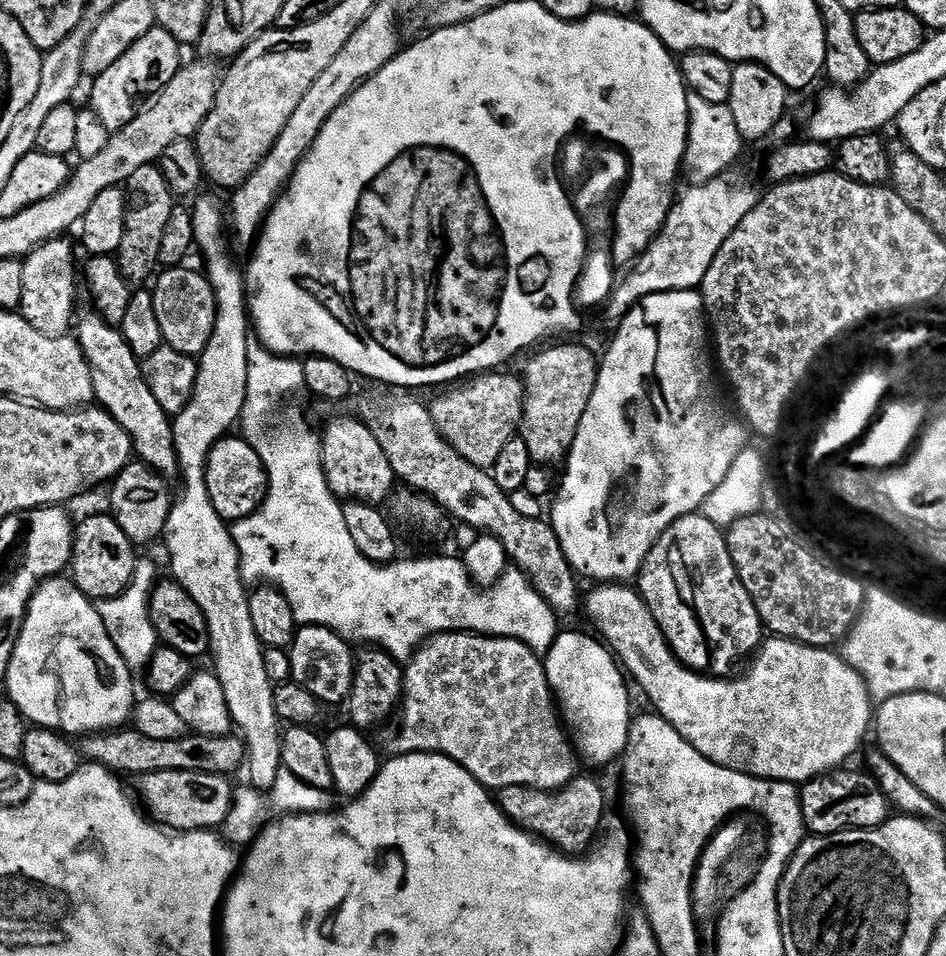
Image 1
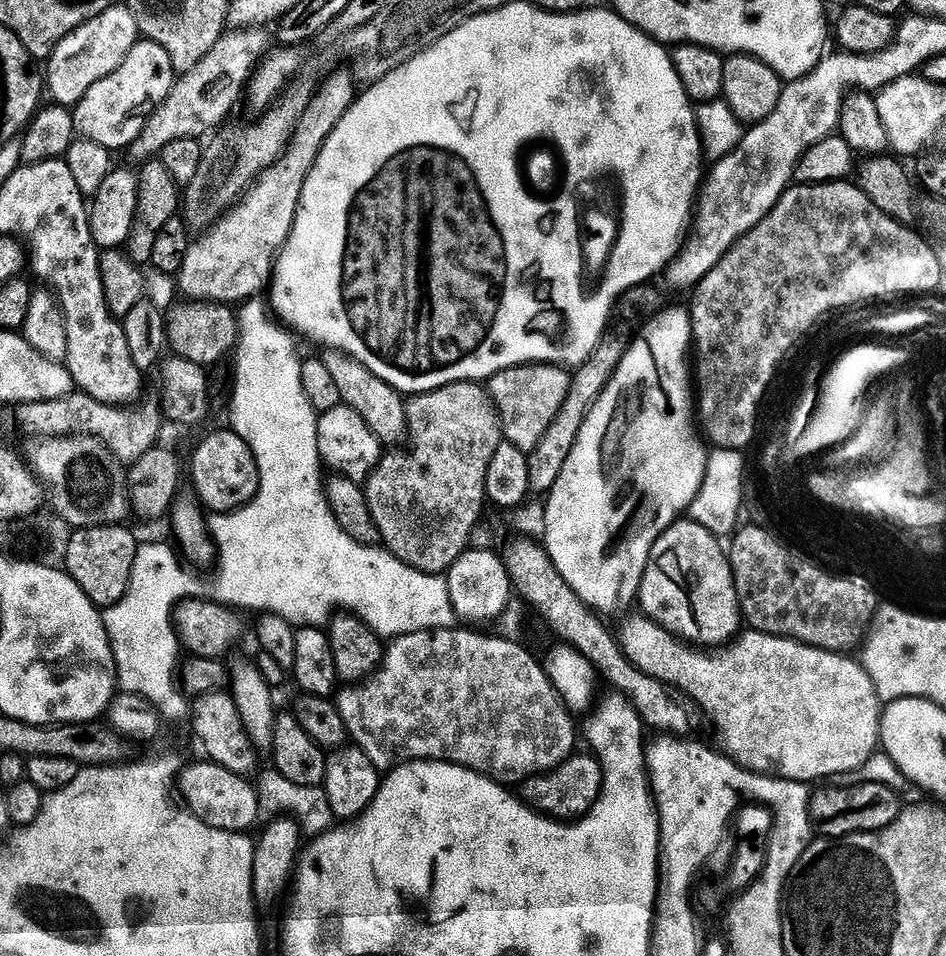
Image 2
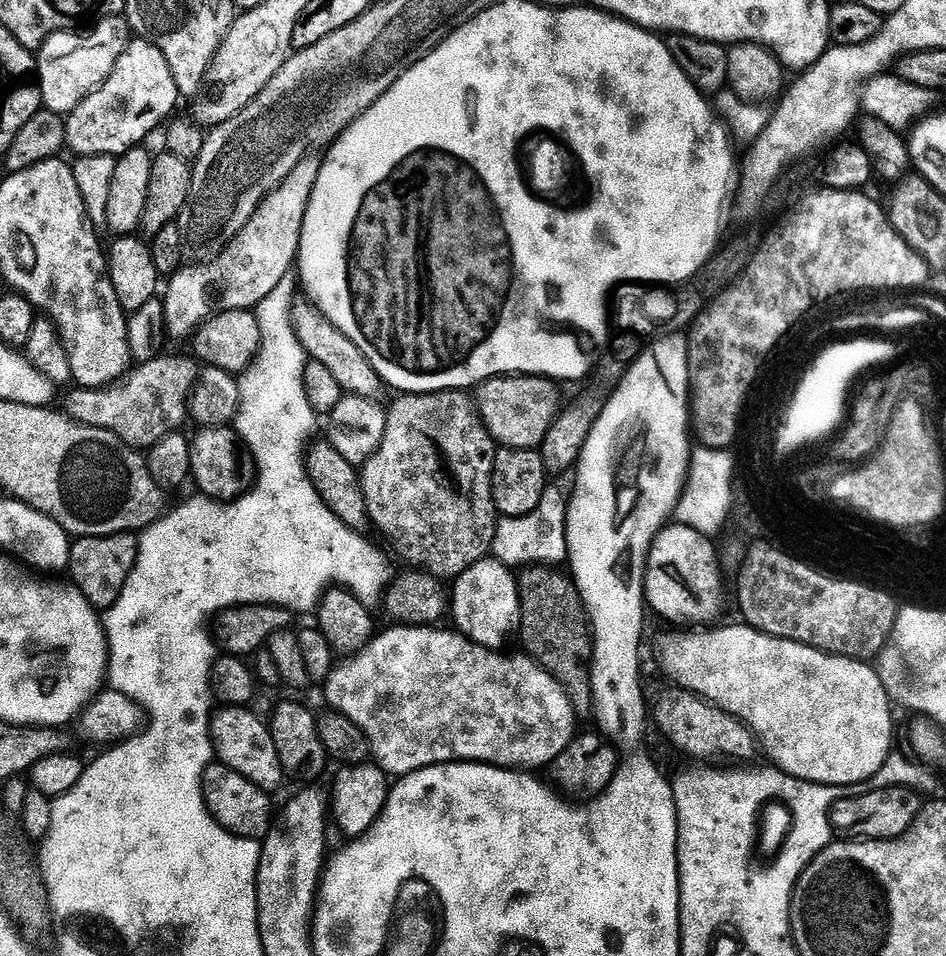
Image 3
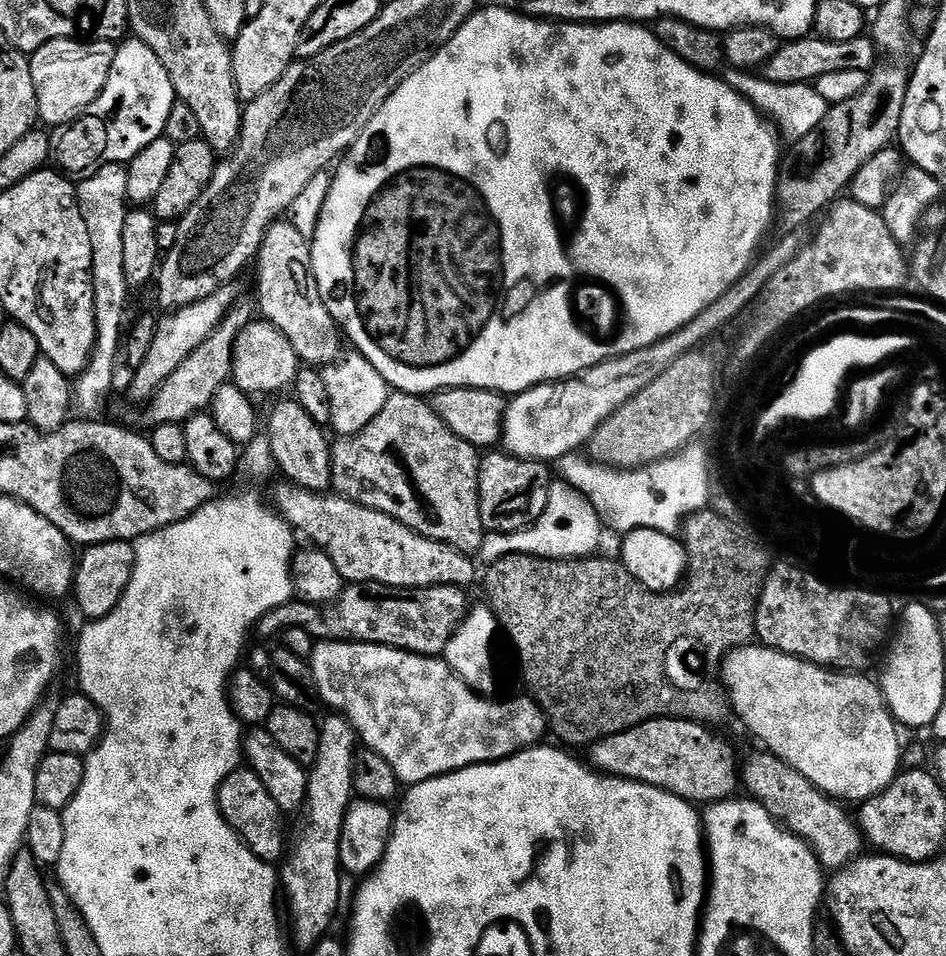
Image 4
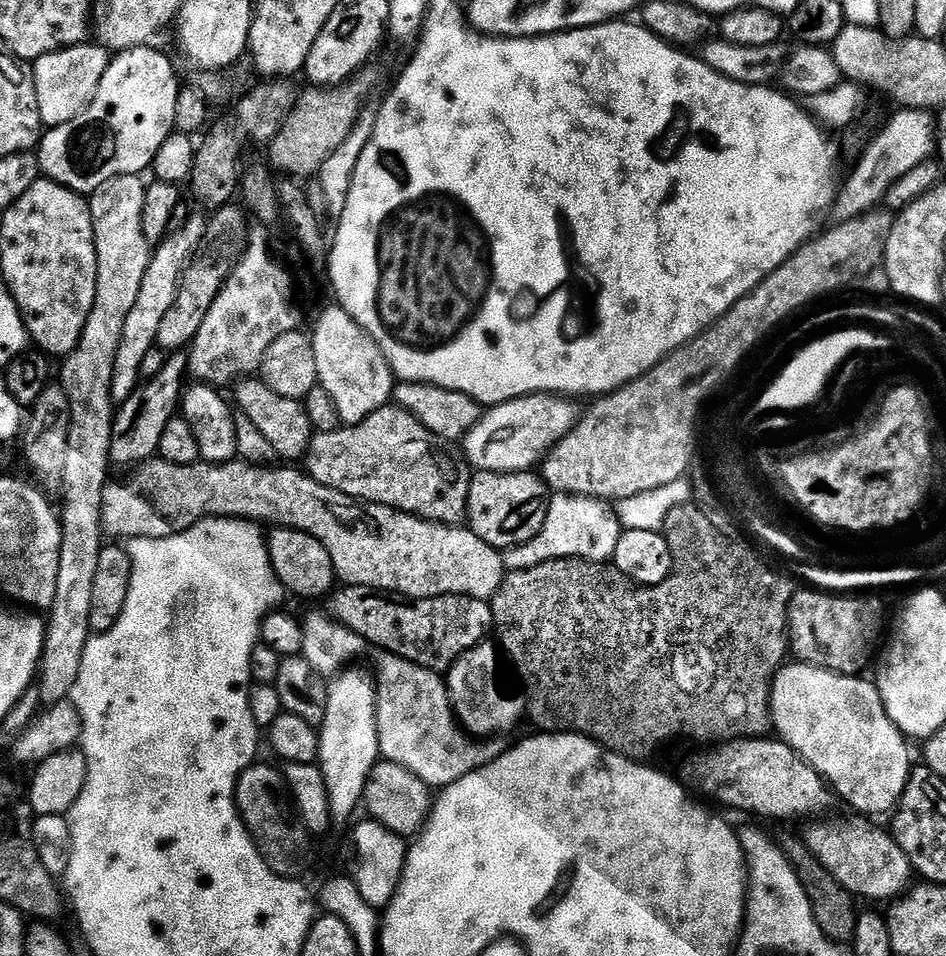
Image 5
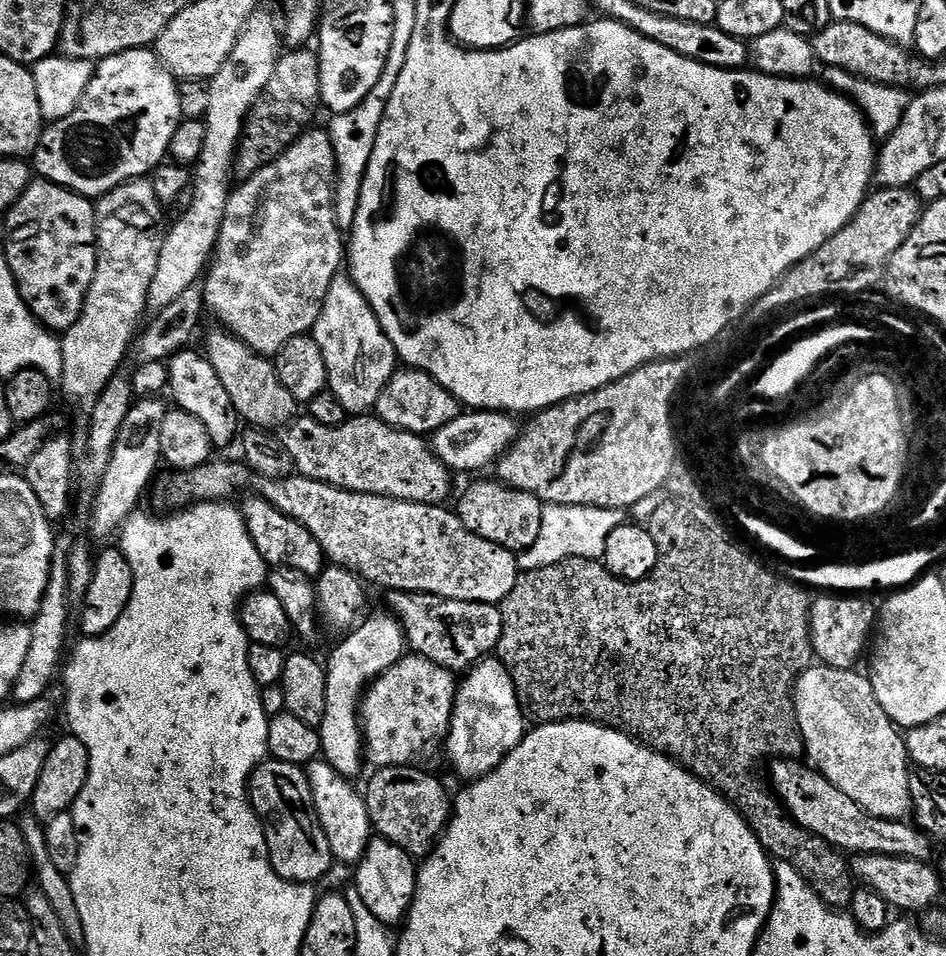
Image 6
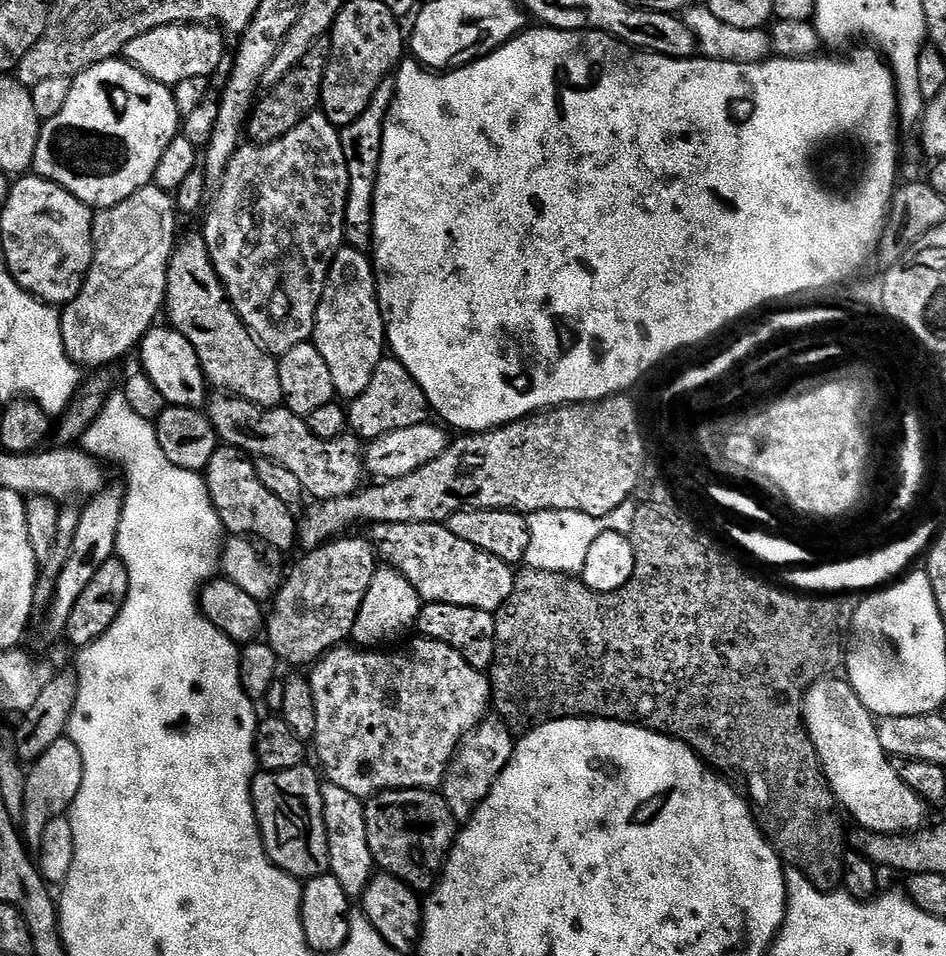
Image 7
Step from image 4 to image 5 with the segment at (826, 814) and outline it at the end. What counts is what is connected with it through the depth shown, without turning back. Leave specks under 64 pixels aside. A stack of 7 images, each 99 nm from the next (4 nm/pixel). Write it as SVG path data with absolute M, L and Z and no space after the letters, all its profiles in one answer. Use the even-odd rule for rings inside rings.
M852 818L856 820L828 820L821 819L816 822L808 833L803 833L802 839L808 845L808 849L818 858L818 862L830 870L830 874L837 880L853 897L866 896L874 900L888 900L898 898L908 891L913 883L914 869L908 861L908 856L896 845L887 831L875 828L873 821L868 818Z

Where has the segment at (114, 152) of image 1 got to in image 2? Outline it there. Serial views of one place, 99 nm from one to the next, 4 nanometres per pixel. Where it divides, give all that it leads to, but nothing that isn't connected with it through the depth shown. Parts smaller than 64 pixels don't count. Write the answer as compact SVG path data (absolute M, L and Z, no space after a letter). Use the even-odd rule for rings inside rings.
M263 27L237 28L225 31L220 41L214 46L214 50L210 50L210 54L206 54L206 58L202 58L202 62L198 62L198 66L194 66L177 79L176 85L170 90L170 94L158 105L156 111L148 117L142 134L138 134L138 138L132 144L130 155L138 162L149 161L159 157L163 148L168 146L170 142L192 137L204 138L204 135L211 128L214 128L213 130L219 129L225 123L223 120L235 110L236 103L239 100L241 103L248 87L248 82L252 79L253 72L259 68L260 61L270 51L266 32Z

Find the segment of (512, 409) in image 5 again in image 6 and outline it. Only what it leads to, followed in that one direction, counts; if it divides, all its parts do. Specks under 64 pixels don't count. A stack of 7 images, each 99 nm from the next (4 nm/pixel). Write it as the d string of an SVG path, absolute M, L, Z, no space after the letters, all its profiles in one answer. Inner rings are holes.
M468 410L454 422L431 433L430 447L436 457L453 473L476 472L479 468L495 465L500 457L512 447L522 428L516 425L511 415L503 412Z

